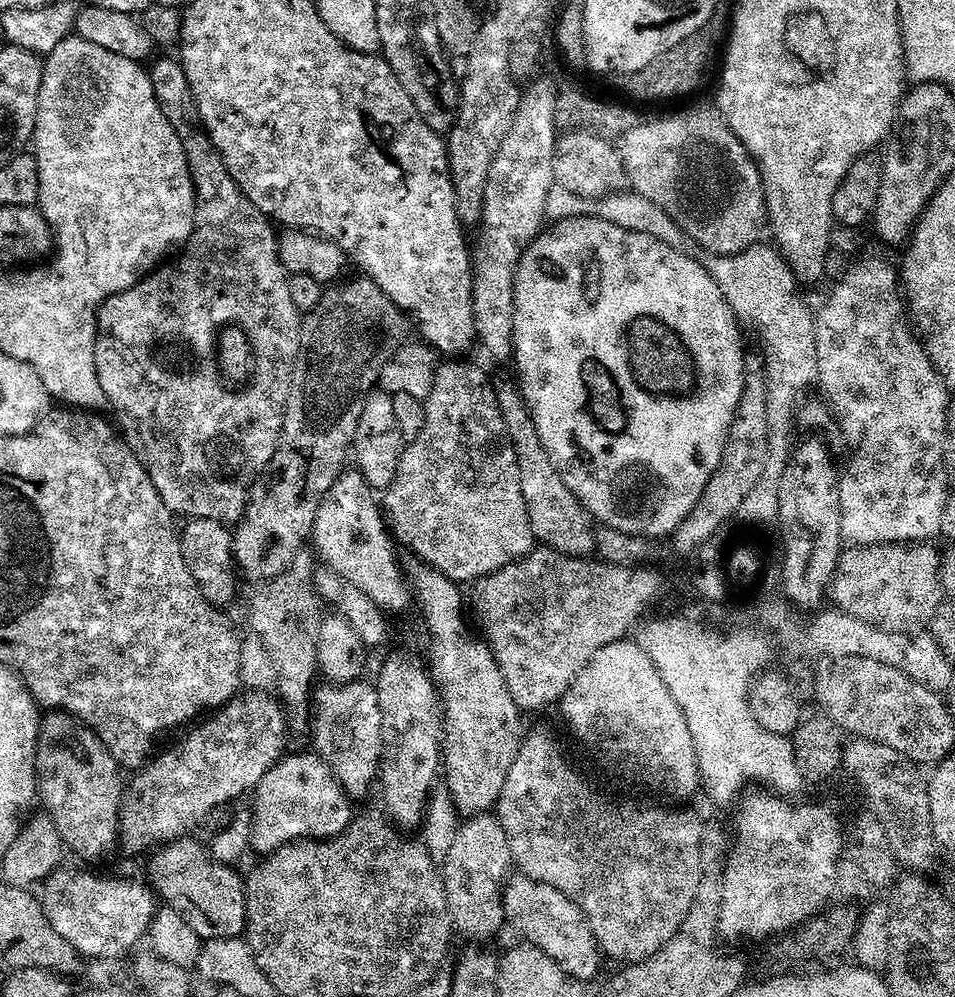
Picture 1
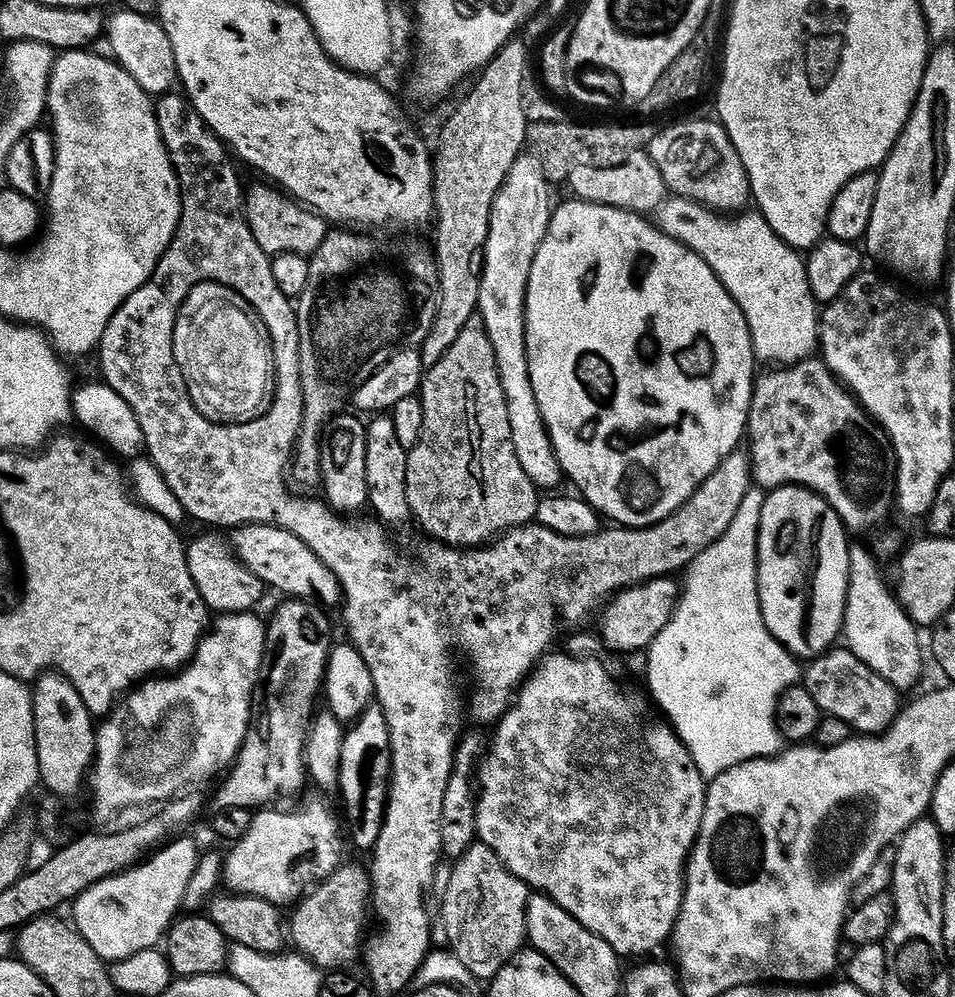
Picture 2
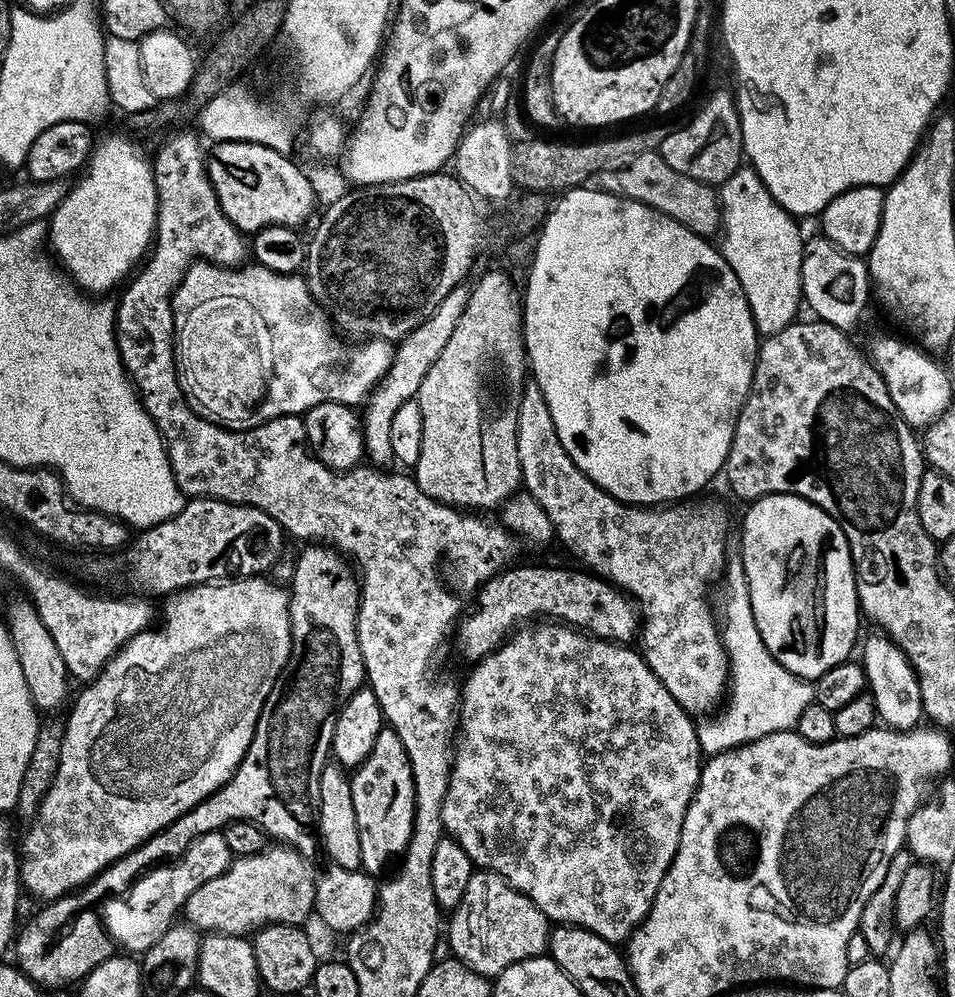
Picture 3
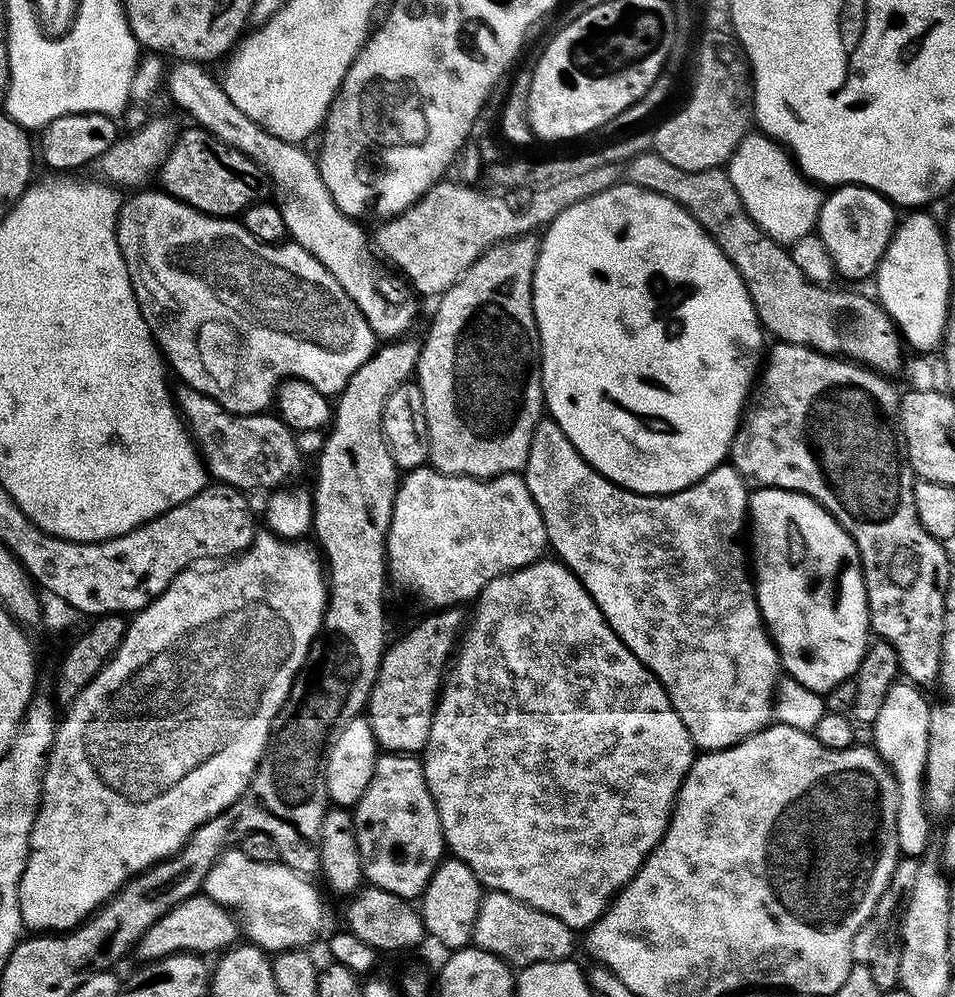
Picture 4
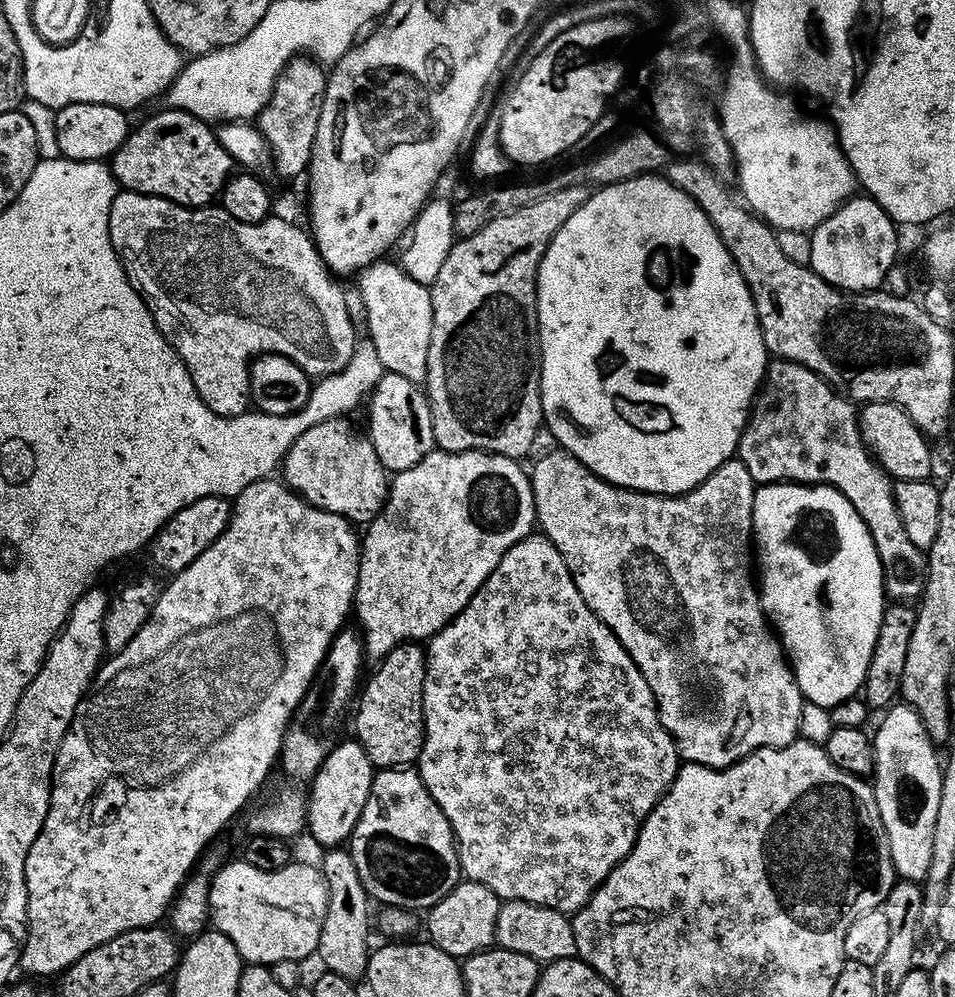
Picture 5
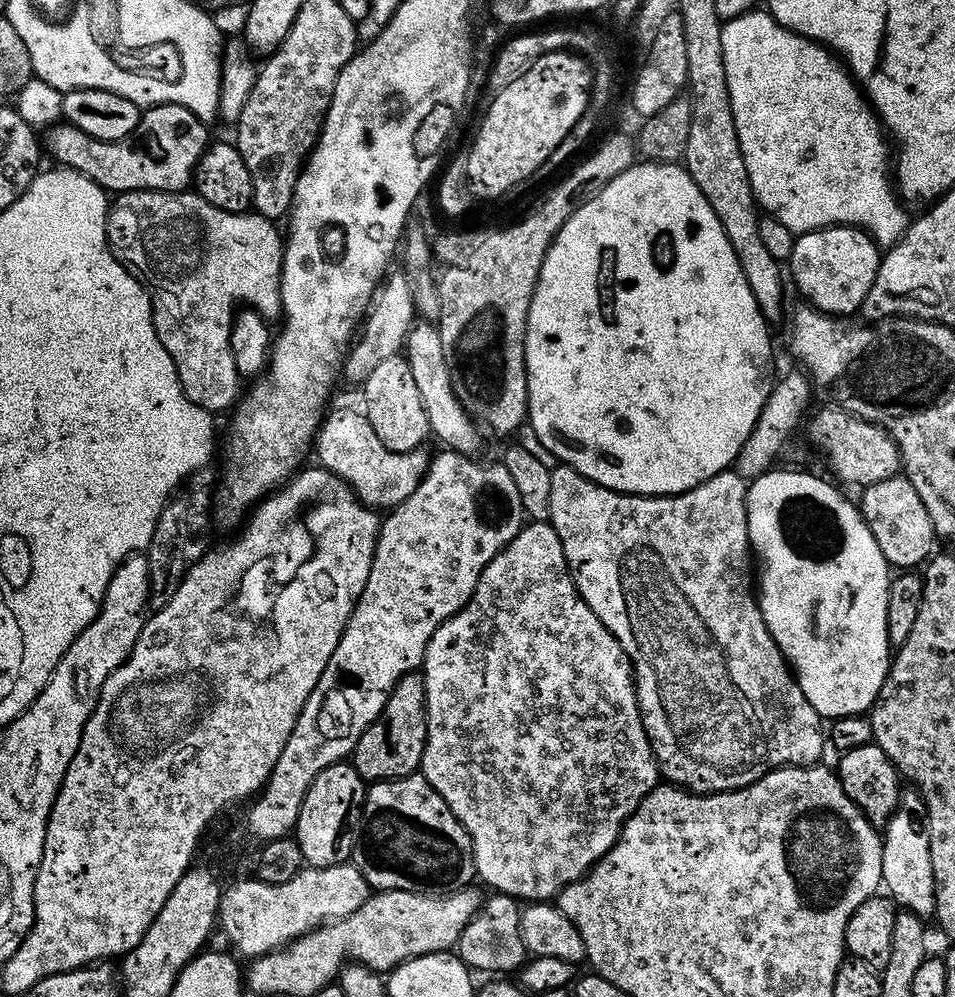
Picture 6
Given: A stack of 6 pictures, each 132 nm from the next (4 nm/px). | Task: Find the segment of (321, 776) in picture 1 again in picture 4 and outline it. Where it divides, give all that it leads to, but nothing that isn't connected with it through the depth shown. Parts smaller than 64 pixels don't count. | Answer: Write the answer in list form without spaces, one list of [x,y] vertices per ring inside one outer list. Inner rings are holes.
[[[197,894],[186,898],[181,904],[175,904],[165,916],[158,918],[158,922],[154,922],[154,926],[150,926],[150,930],[146,930],[146,934],[142,934],[136,943],[134,956],[140,962],[151,962],[172,956],[175,952],[220,954],[237,943],[241,932],[237,917],[229,909],[214,902],[207,894]]]

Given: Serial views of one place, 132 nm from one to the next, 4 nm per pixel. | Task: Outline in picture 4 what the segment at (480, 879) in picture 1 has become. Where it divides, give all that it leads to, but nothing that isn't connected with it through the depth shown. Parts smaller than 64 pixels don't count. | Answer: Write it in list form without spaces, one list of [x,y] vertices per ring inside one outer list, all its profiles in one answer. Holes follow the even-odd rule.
[[[489,891],[481,899],[471,943],[502,958],[508,965],[522,969],[527,964],[569,959],[573,955],[572,936],[573,929],[568,928],[566,922],[532,908],[518,898],[510,898],[510,894]]]

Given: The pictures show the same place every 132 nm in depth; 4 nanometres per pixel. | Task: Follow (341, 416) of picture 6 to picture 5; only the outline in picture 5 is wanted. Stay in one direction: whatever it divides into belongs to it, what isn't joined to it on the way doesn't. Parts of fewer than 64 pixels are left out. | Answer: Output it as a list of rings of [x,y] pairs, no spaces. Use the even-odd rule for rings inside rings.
[[[336,417],[303,431],[284,456],[280,472],[286,485],[308,504],[364,526],[384,508],[390,480],[373,444],[363,433],[354,432],[349,422],[347,417]]]

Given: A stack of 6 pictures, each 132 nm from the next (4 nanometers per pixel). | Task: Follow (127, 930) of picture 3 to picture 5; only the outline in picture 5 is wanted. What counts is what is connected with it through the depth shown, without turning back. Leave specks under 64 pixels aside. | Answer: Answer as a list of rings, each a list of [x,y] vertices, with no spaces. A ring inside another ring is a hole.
[[[236,858],[233,864],[228,864],[225,868],[220,868],[211,877],[208,886],[208,914],[210,917],[210,924],[213,929],[222,934],[226,934],[226,938],[230,938],[230,942],[234,942],[234,946],[238,950],[241,960],[248,964],[263,964],[265,966],[277,966],[283,960],[304,960],[309,955],[310,957],[315,953],[318,946],[318,938],[322,930],[322,922],[326,918],[326,910],[328,909],[328,884],[324,880],[324,874],[320,871],[315,863],[313,864],[299,864],[293,862],[286,865],[282,870],[258,870],[258,866],[250,866],[242,858]]]

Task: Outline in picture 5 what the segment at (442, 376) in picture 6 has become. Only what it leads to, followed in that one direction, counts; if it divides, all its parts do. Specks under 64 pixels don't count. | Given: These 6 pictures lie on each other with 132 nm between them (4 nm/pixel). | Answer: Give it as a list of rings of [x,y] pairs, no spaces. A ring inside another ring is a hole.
[[[399,263],[369,264],[359,273],[360,300],[364,303],[364,316],[368,319],[367,339],[378,350],[385,372],[402,374],[410,382],[423,385],[426,362],[430,350],[430,330],[434,322],[432,294],[429,285],[414,282]]]

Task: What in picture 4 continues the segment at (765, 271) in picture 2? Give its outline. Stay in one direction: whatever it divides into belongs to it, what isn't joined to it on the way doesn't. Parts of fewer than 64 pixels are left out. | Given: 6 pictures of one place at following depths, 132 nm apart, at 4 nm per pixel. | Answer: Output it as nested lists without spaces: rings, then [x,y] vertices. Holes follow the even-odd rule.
[[[744,136],[732,157],[728,159],[726,171],[730,182],[734,182],[734,190],[738,190],[738,198],[742,198],[746,214],[750,214],[752,221],[772,240],[791,246],[798,238],[809,235],[815,229],[816,219],[820,217],[820,207],[824,205],[825,193],[813,181],[800,175],[800,170],[788,149],[771,136]]]

